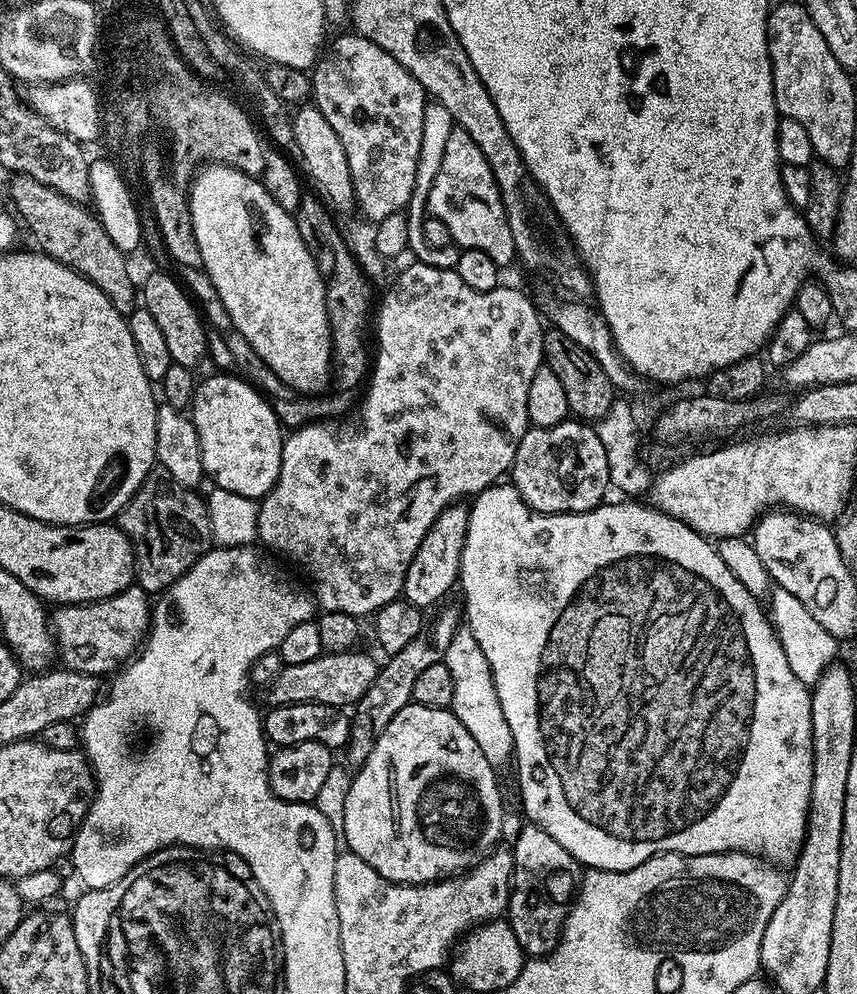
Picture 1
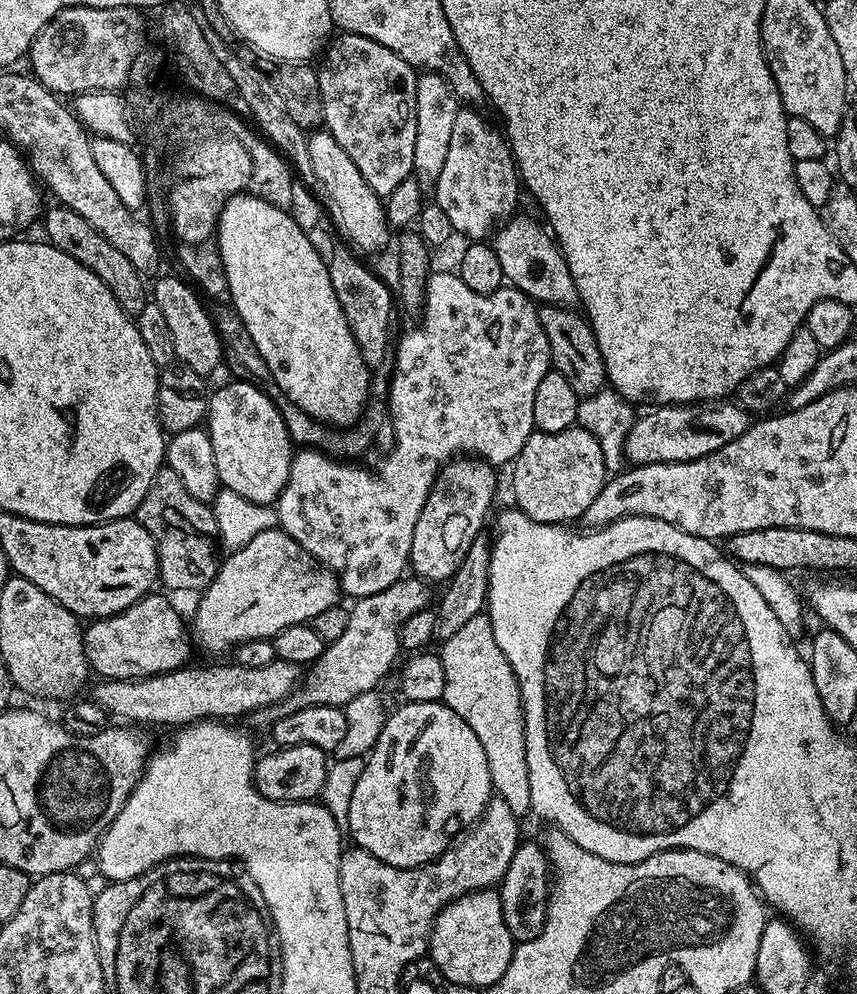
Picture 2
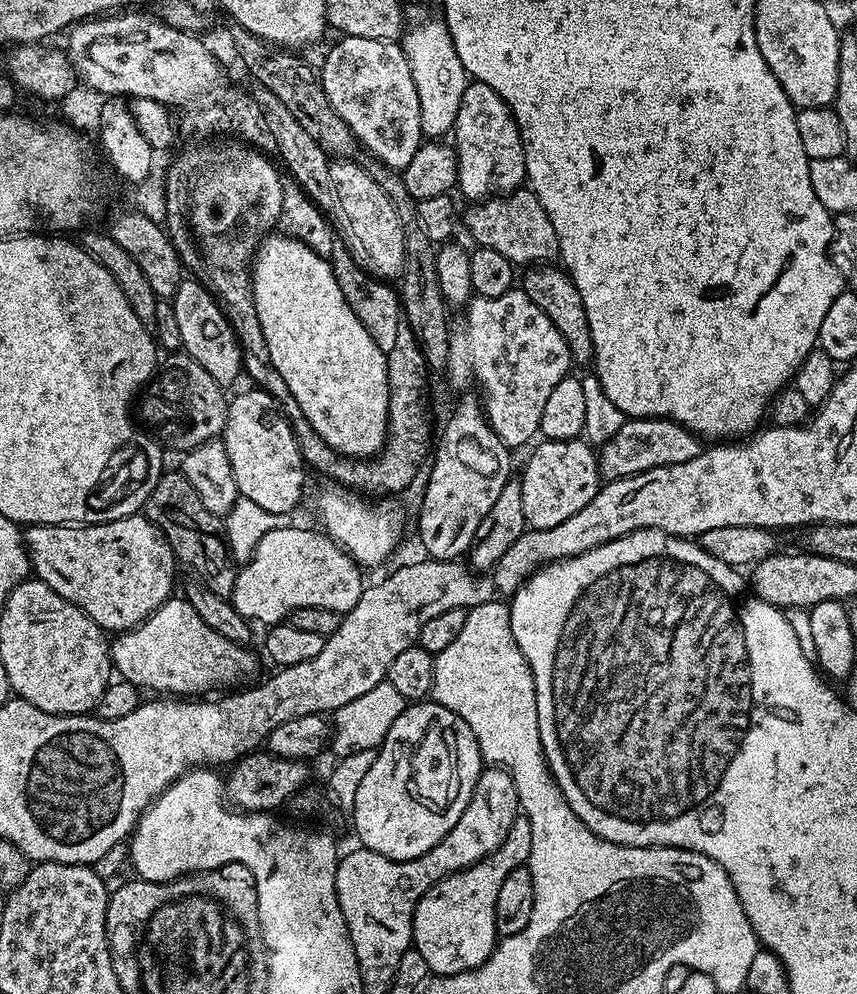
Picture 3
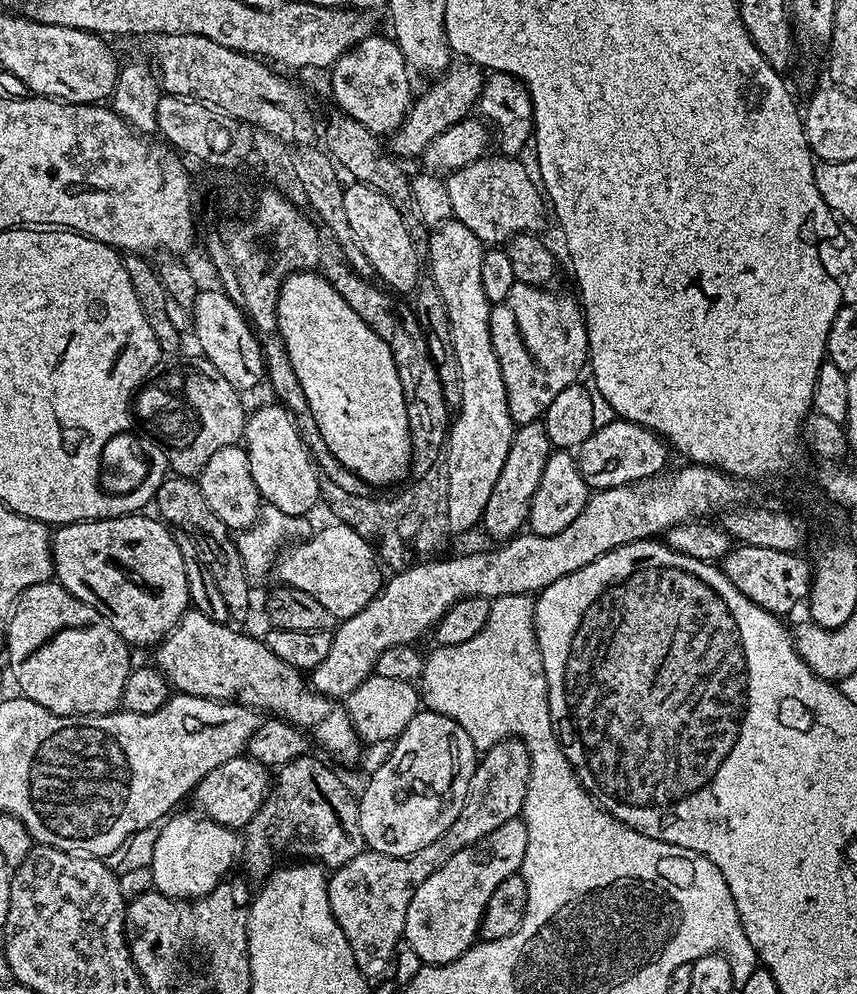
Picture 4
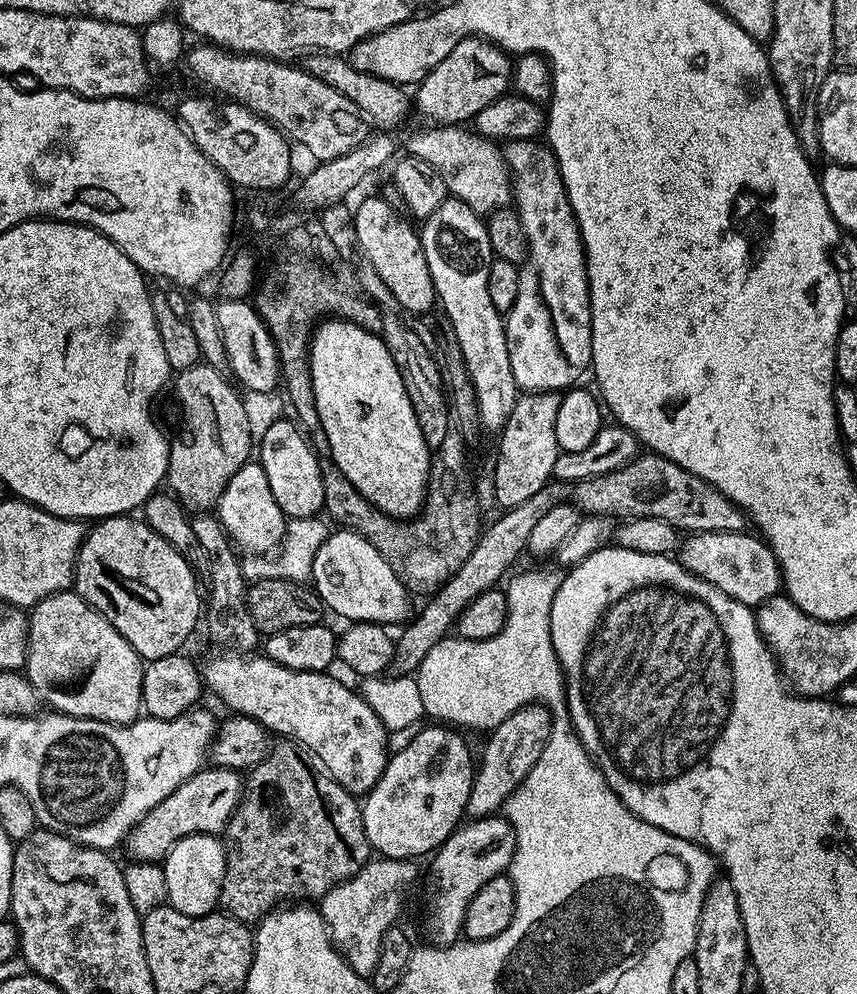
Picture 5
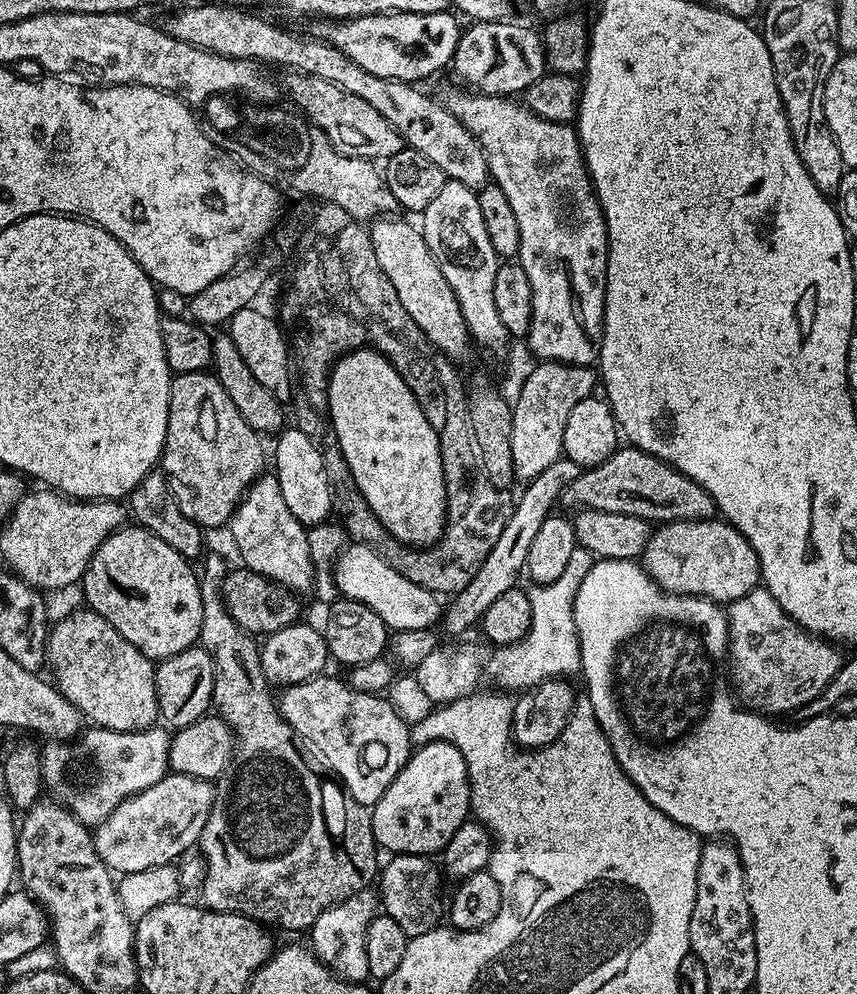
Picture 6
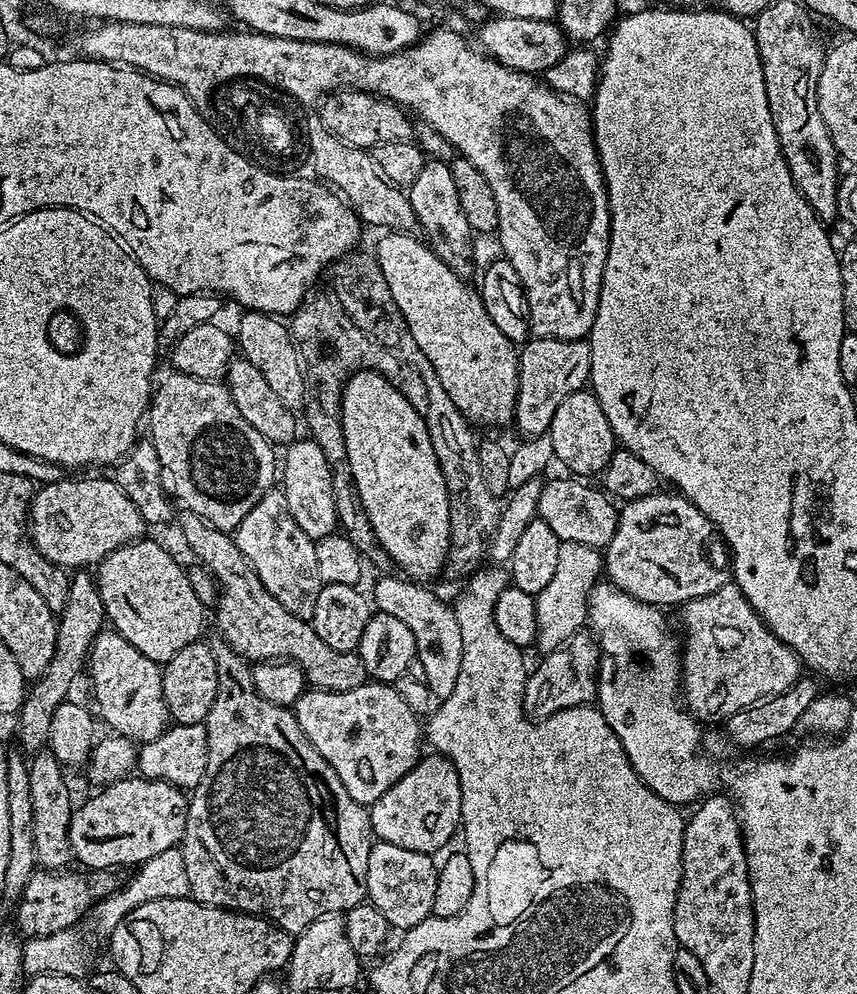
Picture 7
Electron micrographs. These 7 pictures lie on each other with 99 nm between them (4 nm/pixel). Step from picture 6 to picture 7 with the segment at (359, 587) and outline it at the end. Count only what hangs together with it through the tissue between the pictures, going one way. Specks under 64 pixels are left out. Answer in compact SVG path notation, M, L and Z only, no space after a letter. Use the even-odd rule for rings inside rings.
M384 576L381 578L380 581L376 584L376 600L374 596L374 604L377 609L386 610L394 617L401 619L402 622L406 624L413 631L414 638L416 639L417 646L419 648L418 653L418 664L424 667L424 673L422 673L423 679L426 681L428 685L428 689L431 692L431 695L435 697L437 701L444 700L450 694L450 690L454 690L454 682L458 682L458 670L462 666L462 634L458 630L458 618L456 617L455 611L451 607L448 608L446 605L443 604L442 601L439 600L438 597L435 596L434 593L428 589L428 586L425 586L423 583L420 582L413 582L411 579L408 578L399 578L400 580L395 580L392 576Z

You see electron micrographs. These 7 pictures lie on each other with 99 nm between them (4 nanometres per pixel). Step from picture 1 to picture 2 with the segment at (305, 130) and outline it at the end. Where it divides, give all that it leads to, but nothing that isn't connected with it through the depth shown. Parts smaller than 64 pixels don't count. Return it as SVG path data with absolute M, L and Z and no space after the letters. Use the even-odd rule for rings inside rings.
M316 130L308 136L310 162L314 166L314 178L322 193L323 203L330 211L333 223L341 237L353 249L361 252L380 252L388 244L388 213L385 201L362 178L358 166L350 159L350 154L338 146L336 139L327 130Z

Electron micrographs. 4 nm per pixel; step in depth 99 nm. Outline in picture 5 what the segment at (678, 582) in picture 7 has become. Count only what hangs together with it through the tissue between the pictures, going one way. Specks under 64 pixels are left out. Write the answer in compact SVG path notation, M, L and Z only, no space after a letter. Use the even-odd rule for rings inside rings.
M697 532L689 535L678 549L680 565L698 578L718 586L722 594L749 606L765 604L771 596L782 592L780 563L769 546L759 535L743 532Z

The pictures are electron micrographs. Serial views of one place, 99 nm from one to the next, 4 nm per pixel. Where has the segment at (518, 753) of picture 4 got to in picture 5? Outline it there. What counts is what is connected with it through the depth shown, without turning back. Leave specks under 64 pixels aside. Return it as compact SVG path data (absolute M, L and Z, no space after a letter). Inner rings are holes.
M527 704L524 708L514 710L497 728L487 733L488 741L484 744L484 754L478 758L478 767L472 777L472 789L466 809L472 818L495 816L503 809L514 790L526 778L528 773L542 758L542 750L552 737L554 727L553 713L545 705ZM369 859L368 864L358 870L358 874L319 897L318 907L332 936L332 945L360 976L371 978L378 966L382 934L386 934L386 930L399 921L396 919L404 904L404 888L410 887L416 880L414 865L412 860Z

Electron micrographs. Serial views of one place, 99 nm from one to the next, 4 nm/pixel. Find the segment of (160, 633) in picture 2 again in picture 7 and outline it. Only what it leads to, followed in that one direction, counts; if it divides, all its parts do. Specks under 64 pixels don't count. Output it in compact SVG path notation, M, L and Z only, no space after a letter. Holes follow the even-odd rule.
M365 682L354 690L306 690L294 705L298 726L330 762L354 802L371 806L421 759L422 724L391 683Z

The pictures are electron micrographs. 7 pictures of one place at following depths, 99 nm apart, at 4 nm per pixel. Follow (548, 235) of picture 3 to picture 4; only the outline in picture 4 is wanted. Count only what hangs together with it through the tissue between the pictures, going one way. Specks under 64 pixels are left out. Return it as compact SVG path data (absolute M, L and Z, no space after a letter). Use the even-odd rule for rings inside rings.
M485 154L479 160L470 162L470 166L462 166L456 172L447 173L446 183L450 190L450 206L453 217L462 222L486 246L504 246L510 238L523 232L539 233L546 216L546 197L541 185L528 173L523 159L503 154Z

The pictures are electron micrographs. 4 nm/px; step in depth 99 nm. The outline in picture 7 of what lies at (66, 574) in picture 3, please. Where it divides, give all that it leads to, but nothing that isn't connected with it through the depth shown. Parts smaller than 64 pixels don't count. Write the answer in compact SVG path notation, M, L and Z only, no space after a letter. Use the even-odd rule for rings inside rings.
M151 538L133 540L131 544L123 544L114 550L105 560L101 560L95 573L95 582L100 590L104 603L105 617L111 627L119 632L130 646L137 648L146 658L157 662L166 662L178 654L186 646L197 643L201 639L200 627L204 624L204 608L200 605L200 596L194 585L188 581L186 573L180 569L181 561L167 552Z

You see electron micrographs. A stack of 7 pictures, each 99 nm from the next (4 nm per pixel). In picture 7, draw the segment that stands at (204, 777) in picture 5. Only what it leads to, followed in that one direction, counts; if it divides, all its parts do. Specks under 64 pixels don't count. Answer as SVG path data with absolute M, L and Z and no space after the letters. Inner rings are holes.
M125 778L103 785L81 808L79 805L69 818L69 846L73 857L80 859L85 869L116 870L121 867L119 864L139 866L155 855L177 847L183 841L188 818L188 796L173 784L161 780L132 779Z

